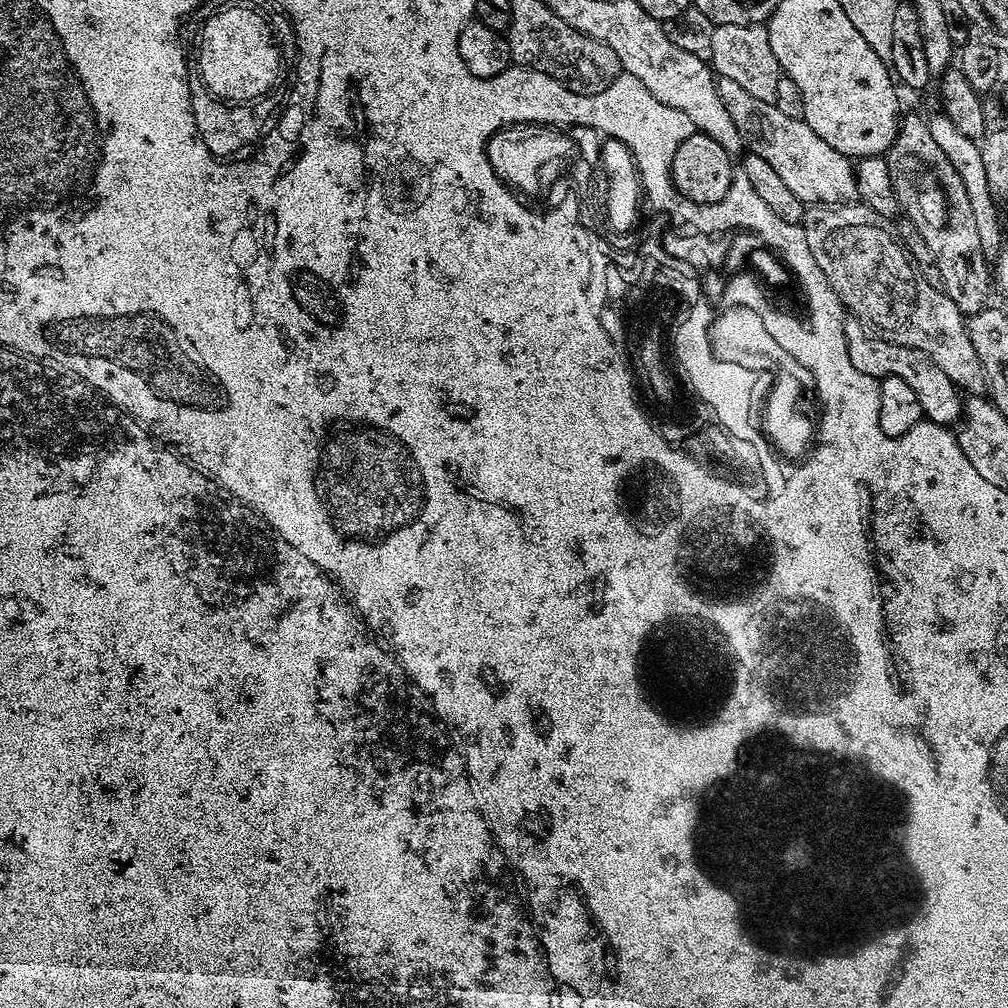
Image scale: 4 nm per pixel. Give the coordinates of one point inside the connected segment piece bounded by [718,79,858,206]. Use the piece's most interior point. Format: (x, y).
(819, 176)

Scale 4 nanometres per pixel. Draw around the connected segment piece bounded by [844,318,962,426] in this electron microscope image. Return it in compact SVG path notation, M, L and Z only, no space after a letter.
M855 318L844 321L844 345L850 362L865 376L873 378L893 376L902 378L902 382L908 383L910 390L914 390L918 402L922 402L922 410L927 419L945 426L952 426L952 423L955 425L961 419L961 389L956 387L953 380L946 378L946 374L942 374L942 370L938 370L936 363L926 354L922 354L922 350L914 350L910 346L898 346L878 335L869 334L865 325Z

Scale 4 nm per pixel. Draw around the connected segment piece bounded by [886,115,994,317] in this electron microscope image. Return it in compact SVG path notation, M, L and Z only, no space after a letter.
M905 115L900 121L900 130L896 133L894 142L886 153L888 169L890 170L892 185L896 190L896 201L899 209L905 212L907 223L913 224L922 234L922 242L932 255L932 264L940 275L939 287L948 295L950 302L958 306L958 310L965 317L973 316L989 307L988 295L994 292L994 276L990 271L989 257L982 250L982 242L978 239L978 229L974 222L974 213L970 207L970 198L966 194L966 186L962 186L962 178L958 178L958 170L950 166L950 158L942 154L938 142L930 138L928 121L922 115Z

